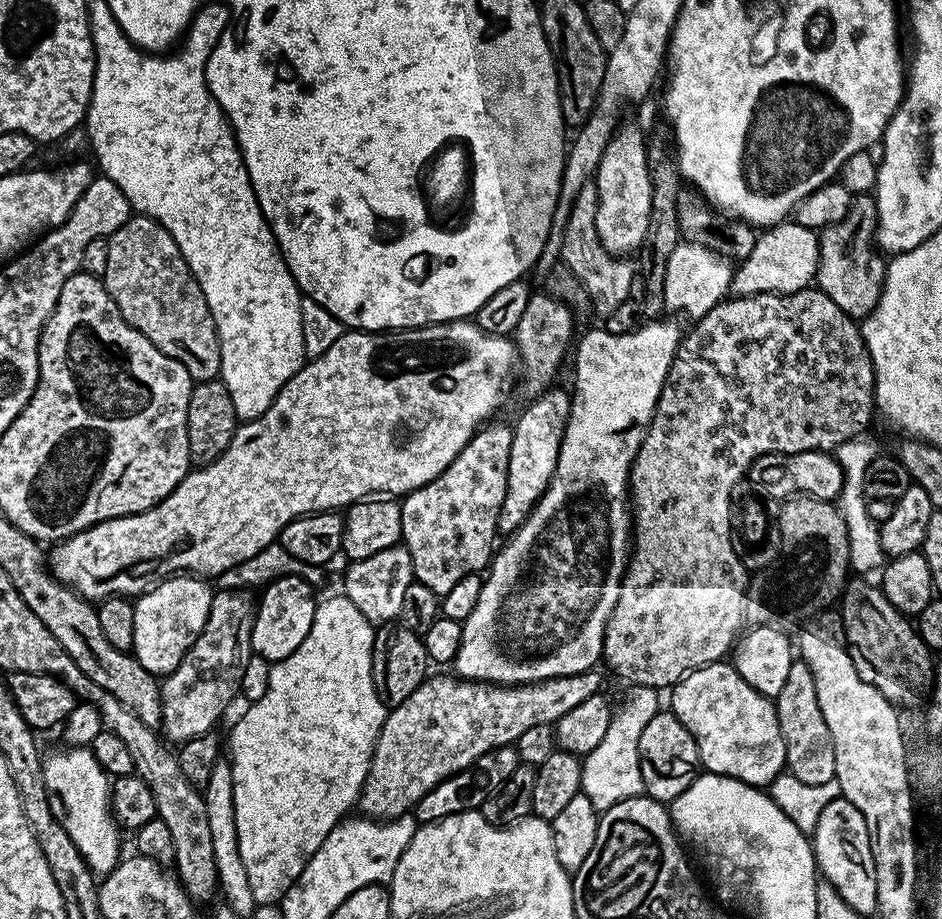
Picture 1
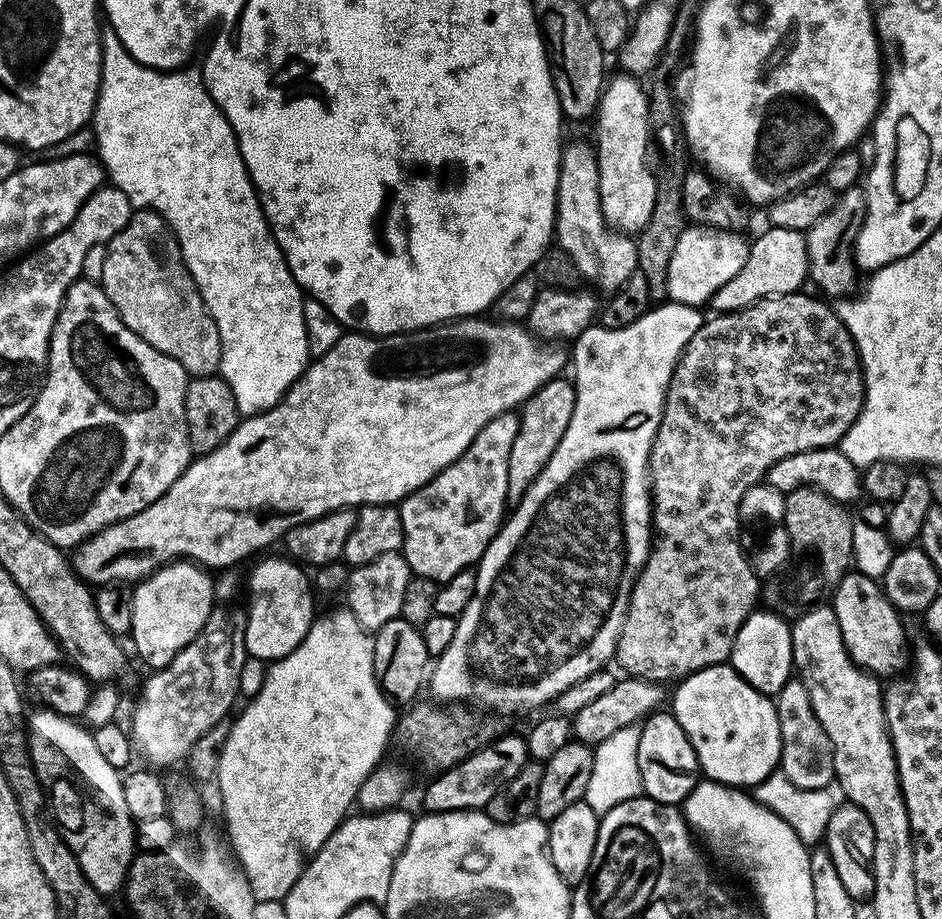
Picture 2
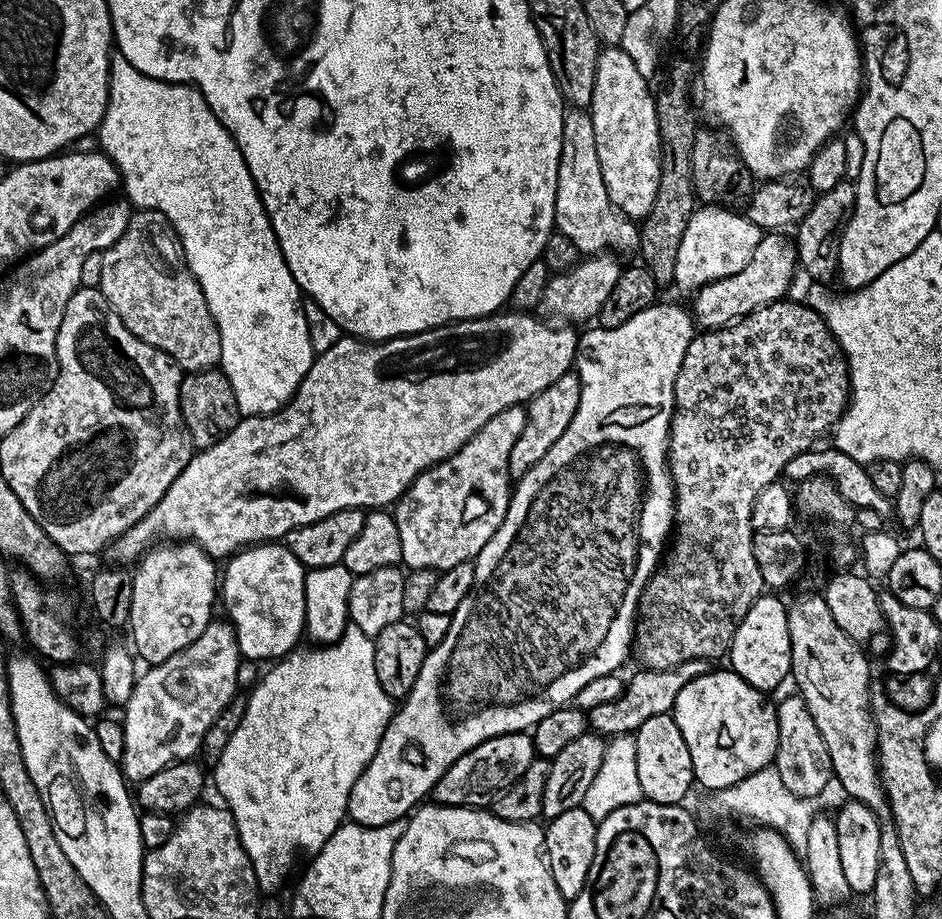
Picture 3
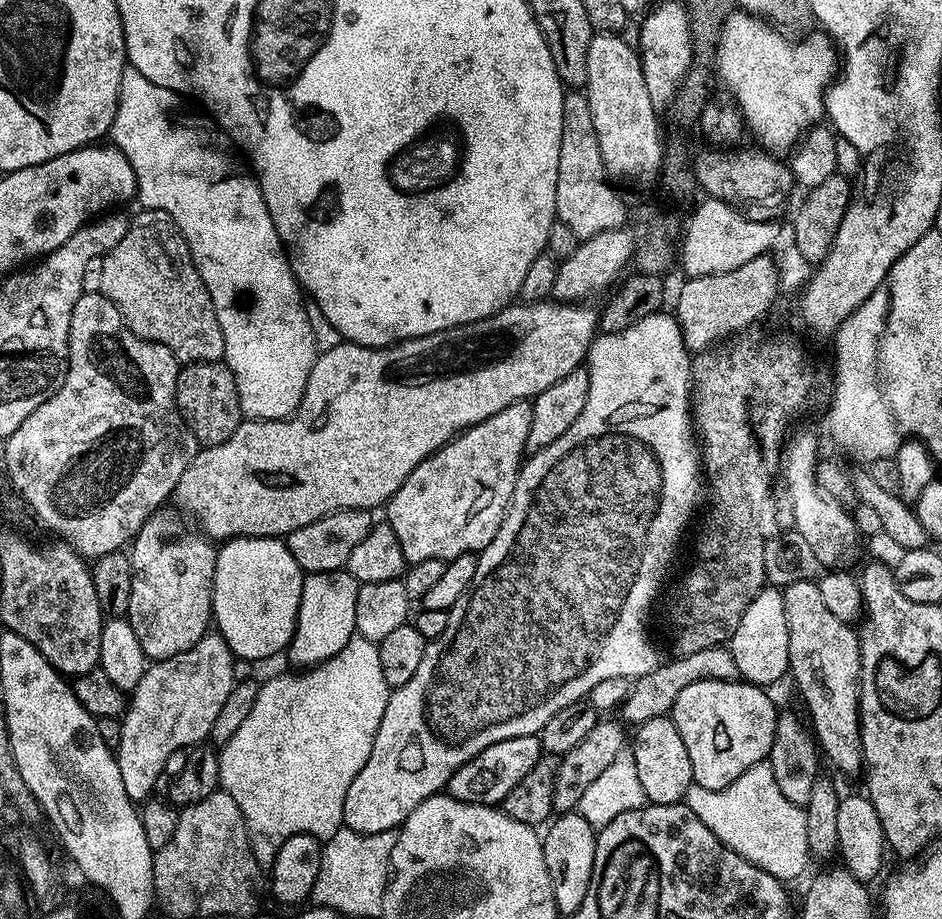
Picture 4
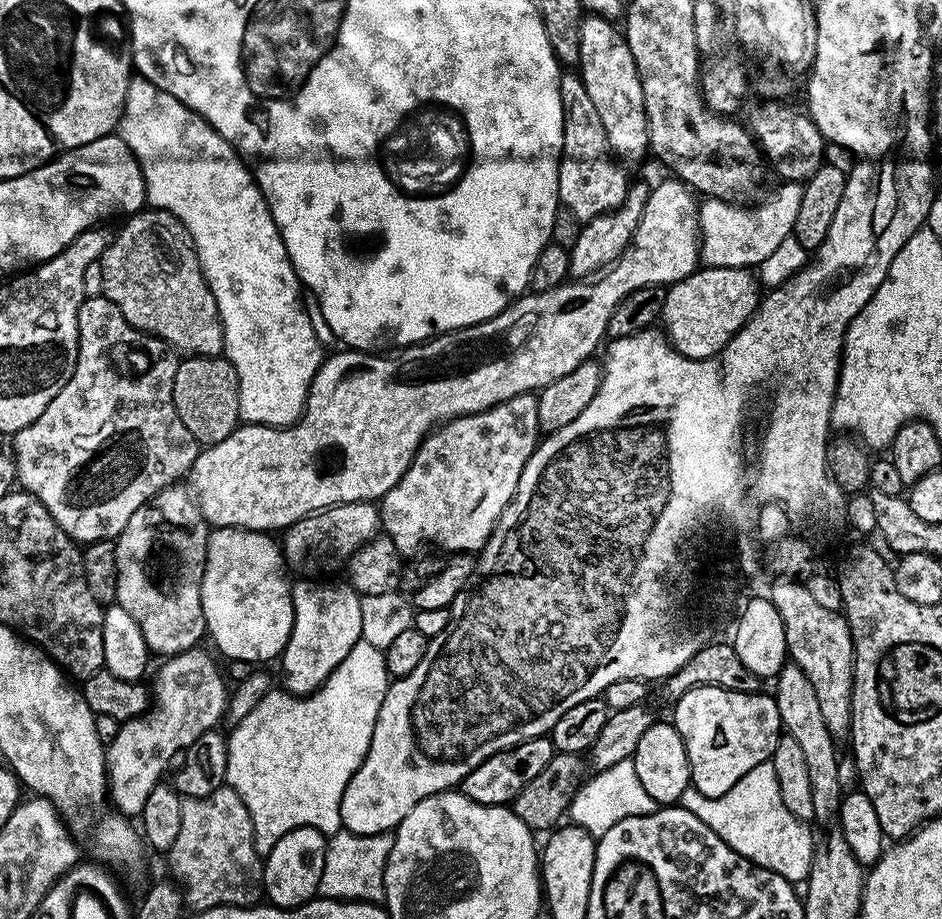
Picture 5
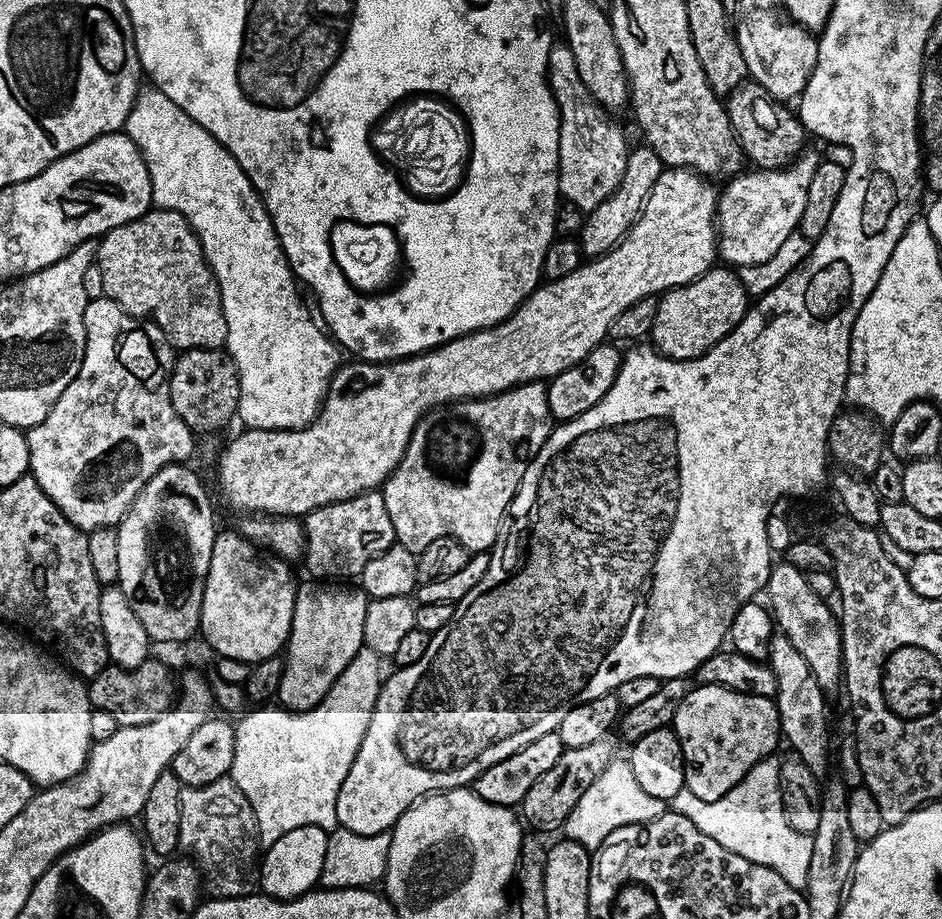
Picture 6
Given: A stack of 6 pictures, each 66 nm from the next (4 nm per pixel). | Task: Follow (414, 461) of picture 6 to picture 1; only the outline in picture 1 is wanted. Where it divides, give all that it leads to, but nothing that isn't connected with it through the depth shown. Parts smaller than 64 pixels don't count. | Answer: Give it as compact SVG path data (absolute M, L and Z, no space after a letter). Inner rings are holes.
M491 424L477 431L438 478L407 493L400 504L402 544L412 559L415 583L430 586L441 598L467 575L483 573L494 555L496 523L502 498L506 498L512 424Z

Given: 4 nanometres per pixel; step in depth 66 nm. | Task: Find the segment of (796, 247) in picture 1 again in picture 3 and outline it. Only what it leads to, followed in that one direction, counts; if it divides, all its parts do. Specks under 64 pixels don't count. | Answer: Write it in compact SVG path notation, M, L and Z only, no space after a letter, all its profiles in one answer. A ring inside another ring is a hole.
M776 230L761 235L758 250L754 250L750 262L746 262L746 266L742 266L738 274L718 278L706 286L695 289L693 296L696 297L693 298L692 304L690 303L690 311L701 329L724 328L741 316L749 316L756 308L774 300L785 299L789 295L788 287L791 286L796 272L798 276L798 261L795 243L784 236L787 235Z

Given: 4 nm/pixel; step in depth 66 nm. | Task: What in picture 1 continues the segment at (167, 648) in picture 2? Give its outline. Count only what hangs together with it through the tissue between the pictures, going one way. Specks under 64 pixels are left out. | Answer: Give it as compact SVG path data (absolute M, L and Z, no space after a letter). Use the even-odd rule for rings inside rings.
M177 574L149 588L142 596L135 597L134 642L132 652L136 661L152 676L169 676L186 658L190 646L202 634L214 592L207 579L195 574Z

